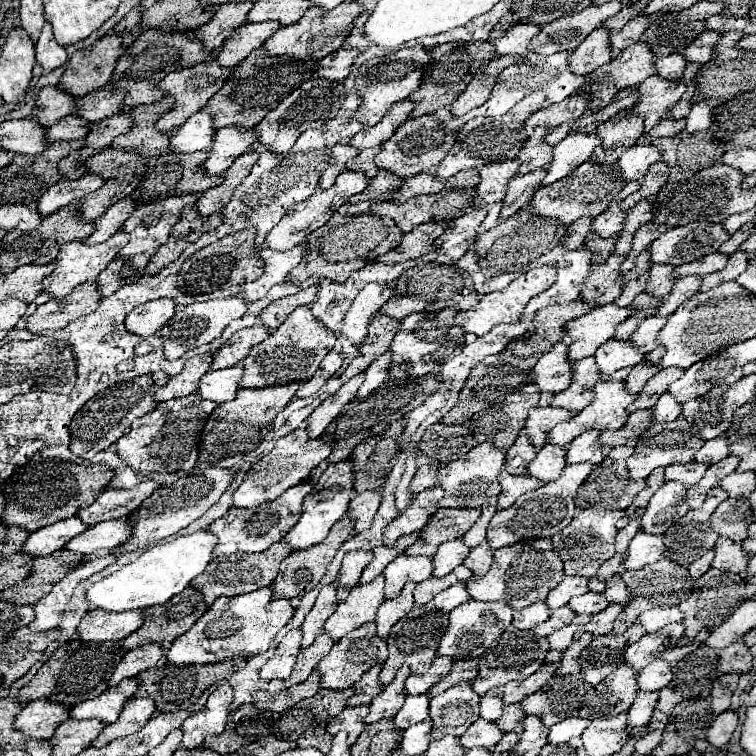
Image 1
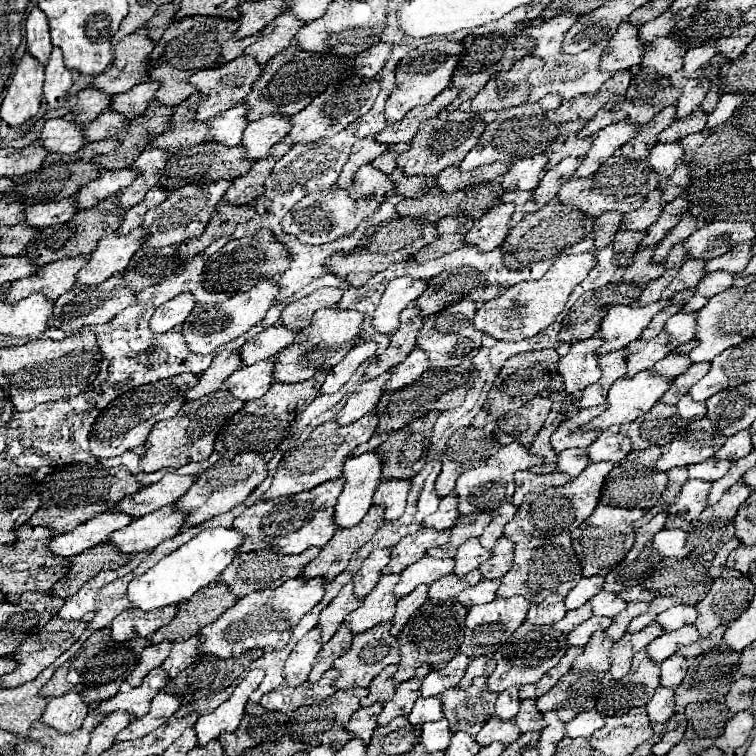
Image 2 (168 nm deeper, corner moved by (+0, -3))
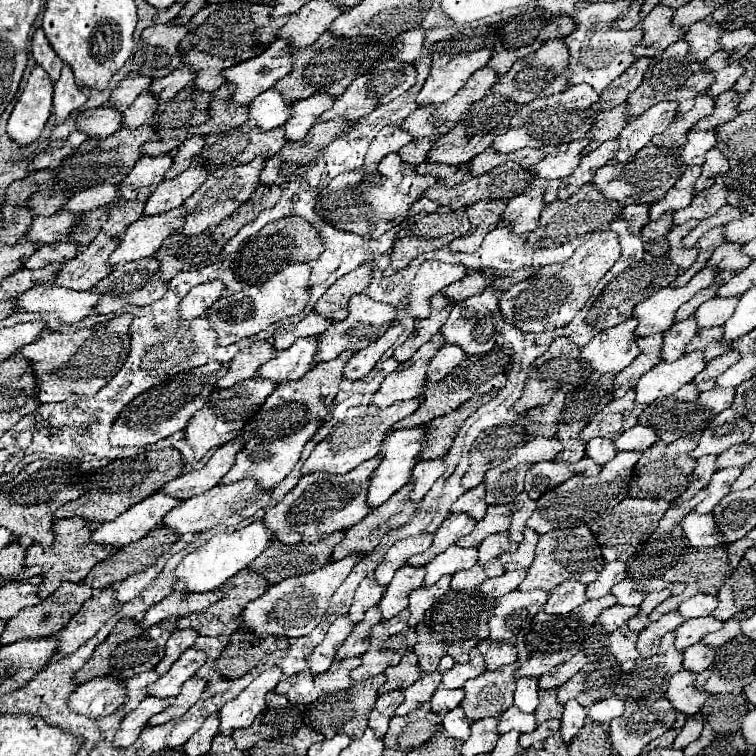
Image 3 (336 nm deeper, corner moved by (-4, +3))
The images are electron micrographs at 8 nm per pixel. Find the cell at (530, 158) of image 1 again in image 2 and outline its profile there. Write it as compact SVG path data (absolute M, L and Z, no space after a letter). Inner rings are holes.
M585 122L561 124L559 136L551 142L549 150L545 150L545 154L549 156L547 168L553 168L559 160L563 160L567 156L581 156L589 150L587 138L577 138L577 130L581 130L583 126L585 126Z

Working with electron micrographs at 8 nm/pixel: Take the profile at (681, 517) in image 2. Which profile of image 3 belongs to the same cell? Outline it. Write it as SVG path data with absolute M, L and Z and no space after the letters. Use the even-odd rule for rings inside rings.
M723 468L723 470L715 472L713 478L711 478L711 482L709 482L709 486L707 486L709 498L703 500L695 510L697 510L699 514L711 512L711 510L731 492L731 490L729 490L729 488L731 488L731 482L735 482L735 480L739 478L741 470L743 470L743 468Z

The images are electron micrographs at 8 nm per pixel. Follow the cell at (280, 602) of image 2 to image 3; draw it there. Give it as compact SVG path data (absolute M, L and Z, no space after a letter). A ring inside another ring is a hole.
M351 554L339 562L329 562L325 564L321 570L317 572L309 572L303 576L295 576L295 578L287 578L275 586L269 588L269 592L265 592L261 598L249 602L249 606L243 610L245 614L241 614L241 624L239 628L245 632L251 630L257 636L267 636L267 634L277 634L277 636L291 636L291 638L299 638L305 636L305 632L315 628L315 622L321 620L321 616L327 614L329 608L329 600L335 594L335 590L343 584L343 580L347 578L347 574L359 564L359 560L363 558L363 554Z

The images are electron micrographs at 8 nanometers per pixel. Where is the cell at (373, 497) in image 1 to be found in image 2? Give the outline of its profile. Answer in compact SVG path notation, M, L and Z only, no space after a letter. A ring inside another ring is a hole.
M387 480L381 482L373 494L373 504L383 506L383 522L397 520L405 510L405 500L409 492L409 480Z

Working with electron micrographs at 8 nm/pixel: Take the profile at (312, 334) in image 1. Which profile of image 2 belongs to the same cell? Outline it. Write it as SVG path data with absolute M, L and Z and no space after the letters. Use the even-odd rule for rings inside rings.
M321 308L313 314L313 320L309 326L301 328L297 332L297 340L289 344L289 348L283 348L273 360L273 378L275 382L303 382L309 380L317 370L329 370L333 364L341 362L343 356L359 344L359 330L361 330L363 314L357 310L337 310L337 308Z

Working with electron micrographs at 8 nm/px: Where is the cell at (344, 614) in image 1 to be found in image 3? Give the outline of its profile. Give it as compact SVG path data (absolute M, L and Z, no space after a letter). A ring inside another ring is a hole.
M403 566L395 572L395 578L387 586L385 596L379 602L379 610L383 618L397 616L409 604L409 594L417 590L425 582L425 568Z

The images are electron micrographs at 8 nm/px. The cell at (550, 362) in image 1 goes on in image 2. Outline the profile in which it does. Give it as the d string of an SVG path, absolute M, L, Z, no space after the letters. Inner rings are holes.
M587 338L575 342L565 356L559 356L557 374L561 376L567 394L575 394L599 380L601 372L597 368L597 356L593 354L603 342L599 338Z

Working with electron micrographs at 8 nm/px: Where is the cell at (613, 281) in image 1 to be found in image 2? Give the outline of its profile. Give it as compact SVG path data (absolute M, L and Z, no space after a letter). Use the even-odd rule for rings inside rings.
M655 246L643 248L637 256L633 256L633 264L629 264L629 268L625 268L625 274L621 276L621 282L645 286L645 284L649 284L651 280L655 280L663 274L663 264L649 264L653 248Z

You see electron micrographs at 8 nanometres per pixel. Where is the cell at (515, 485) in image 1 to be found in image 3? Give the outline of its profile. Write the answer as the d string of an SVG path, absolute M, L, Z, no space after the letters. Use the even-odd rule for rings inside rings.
M583 458L575 464L561 464L561 462L539 462L529 468L527 478L525 478L525 492L529 498L537 500L545 490L557 488L561 482L583 474L583 476L595 476L601 470L599 464L595 464L591 458Z

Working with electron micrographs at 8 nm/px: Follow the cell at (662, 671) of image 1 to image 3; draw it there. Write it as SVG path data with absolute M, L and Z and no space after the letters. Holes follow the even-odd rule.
M697 642L685 650L683 668L693 670L693 672L703 672L711 666L713 658L715 658L715 648L707 646L705 642Z

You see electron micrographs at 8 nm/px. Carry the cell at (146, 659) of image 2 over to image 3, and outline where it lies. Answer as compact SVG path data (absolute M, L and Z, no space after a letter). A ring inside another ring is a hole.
M187 628L187 630L175 630L173 636L167 640L165 658L157 664L155 672L157 672L159 676L167 674L167 672L169 672L169 666L171 666L173 662L177 662L177 658L179 658L187 648L191 648L191 646L195 644L197 638L199 638L199 634L197 634L197 630L193 630L193 628Z

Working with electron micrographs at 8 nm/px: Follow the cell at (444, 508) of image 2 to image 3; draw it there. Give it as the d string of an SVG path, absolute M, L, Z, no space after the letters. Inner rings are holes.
M477 486L473 490L467 490L453 506L451 512L465 512L469 516L473 516L475 520L481 520L485 516L487 510L487 502L485 502L485 486Z

